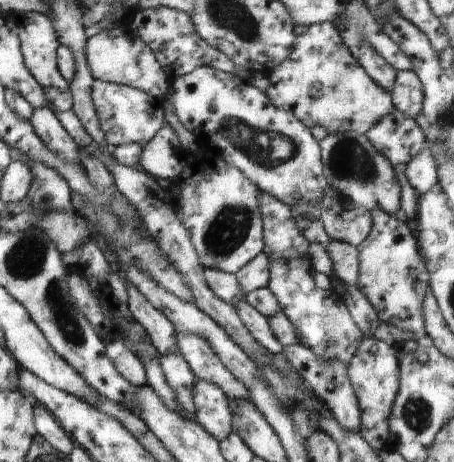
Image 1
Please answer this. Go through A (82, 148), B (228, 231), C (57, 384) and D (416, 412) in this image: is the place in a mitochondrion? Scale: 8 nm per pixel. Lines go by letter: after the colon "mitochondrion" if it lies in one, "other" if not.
A: other
B: mitochondrion
C: other
D: mitochondrion

